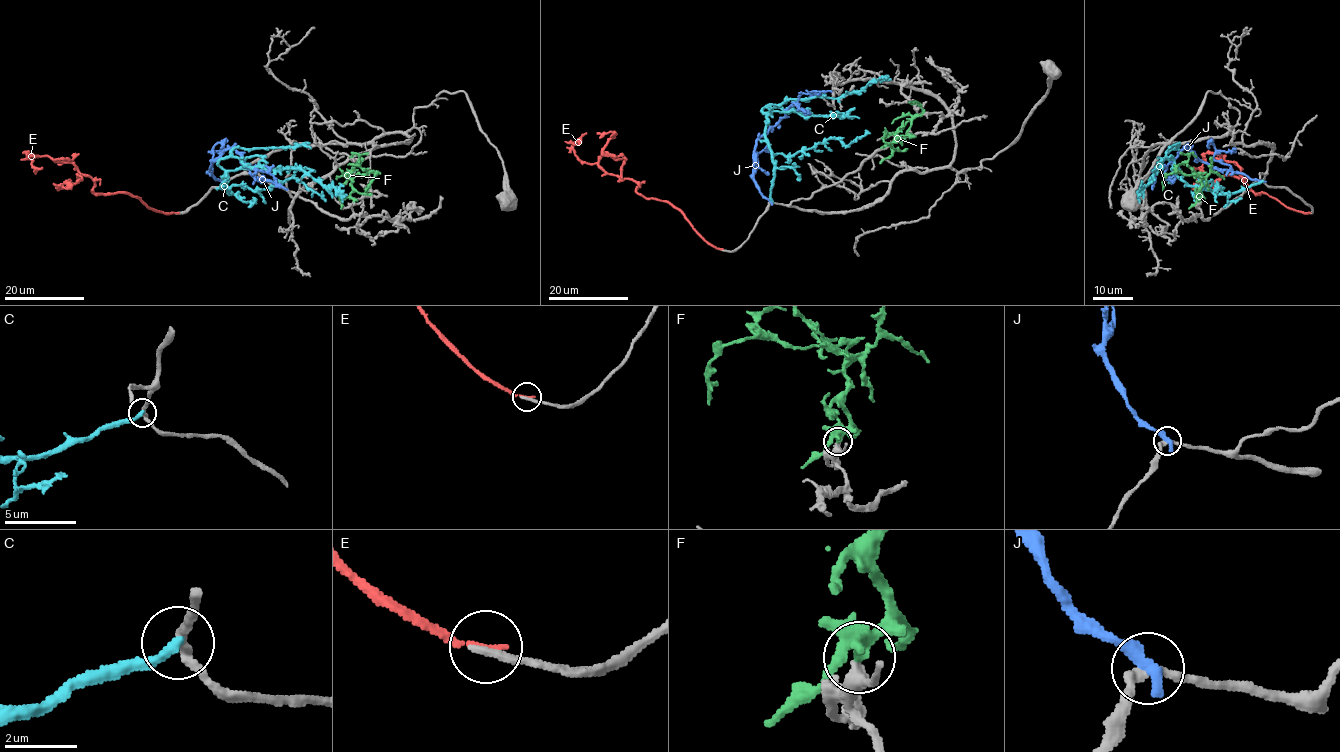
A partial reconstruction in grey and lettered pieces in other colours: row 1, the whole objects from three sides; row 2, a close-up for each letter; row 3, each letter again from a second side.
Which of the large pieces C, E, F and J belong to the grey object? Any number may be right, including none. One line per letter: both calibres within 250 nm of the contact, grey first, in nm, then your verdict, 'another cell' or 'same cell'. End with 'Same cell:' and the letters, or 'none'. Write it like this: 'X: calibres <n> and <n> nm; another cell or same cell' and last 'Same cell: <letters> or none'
C: calibres 240 and 280 nm; another cell
E: calibres 320 and 180 nm; another cell
F: calibres 360 and 380 nm; same cell
J: calibres 260 and 400 nm; another cell
Same cell: F

